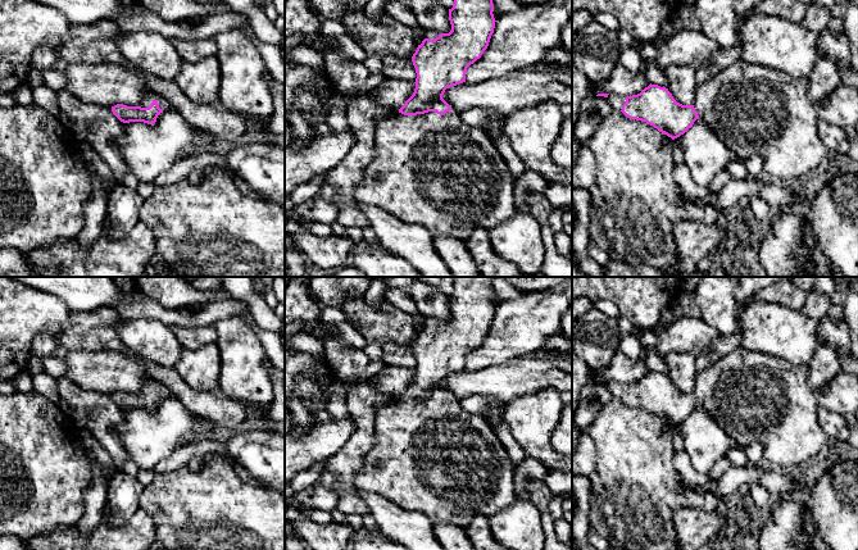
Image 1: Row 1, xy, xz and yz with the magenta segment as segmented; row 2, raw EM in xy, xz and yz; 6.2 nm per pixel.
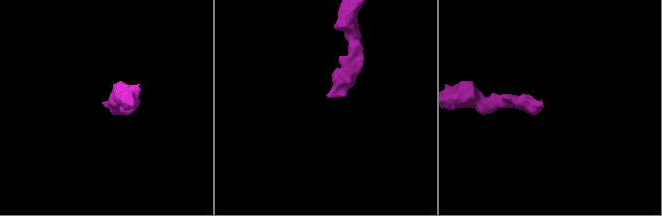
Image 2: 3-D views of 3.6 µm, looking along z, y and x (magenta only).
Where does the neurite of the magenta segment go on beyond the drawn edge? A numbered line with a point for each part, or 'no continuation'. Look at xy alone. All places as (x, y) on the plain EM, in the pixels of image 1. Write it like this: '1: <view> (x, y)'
1: xy (146, 389)

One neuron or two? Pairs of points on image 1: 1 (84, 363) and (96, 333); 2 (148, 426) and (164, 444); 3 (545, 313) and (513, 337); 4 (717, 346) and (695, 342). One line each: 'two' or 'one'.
1: two
2: one
3: one
4: two

